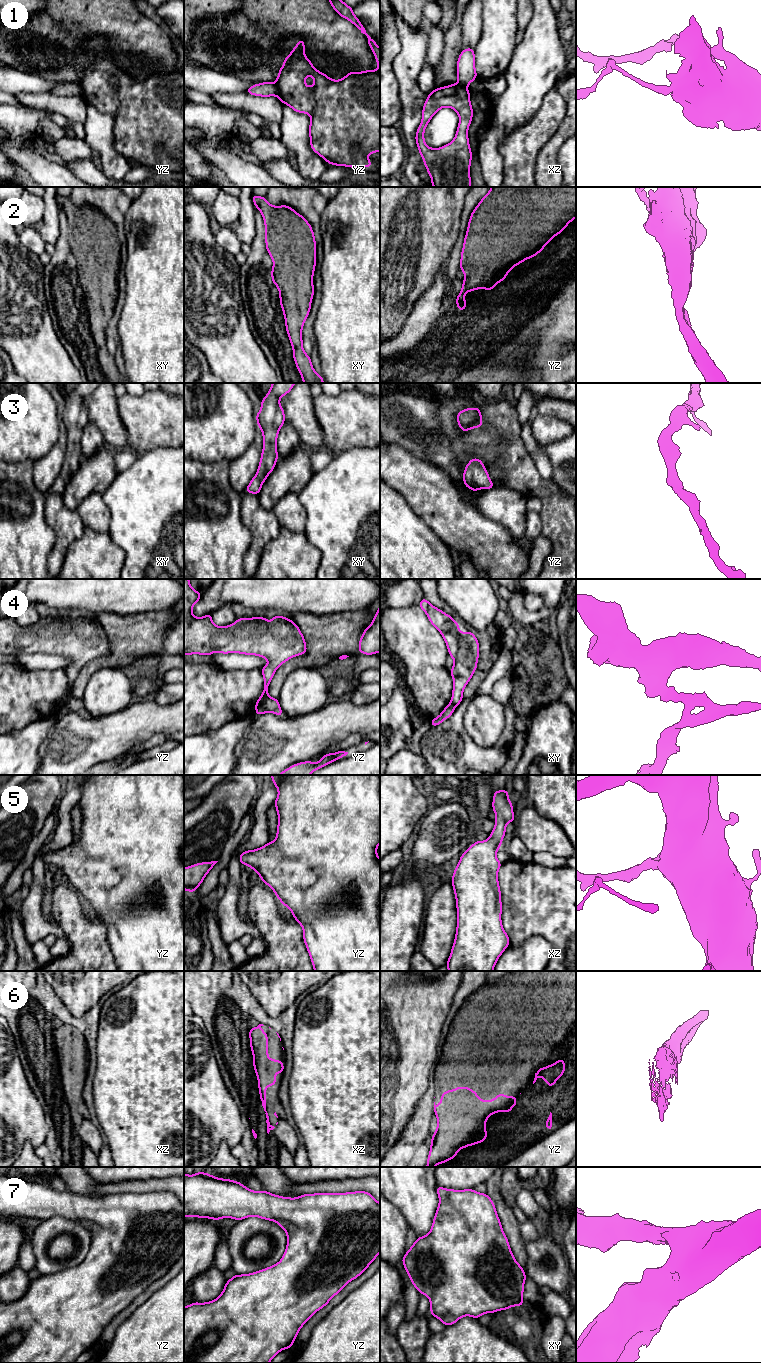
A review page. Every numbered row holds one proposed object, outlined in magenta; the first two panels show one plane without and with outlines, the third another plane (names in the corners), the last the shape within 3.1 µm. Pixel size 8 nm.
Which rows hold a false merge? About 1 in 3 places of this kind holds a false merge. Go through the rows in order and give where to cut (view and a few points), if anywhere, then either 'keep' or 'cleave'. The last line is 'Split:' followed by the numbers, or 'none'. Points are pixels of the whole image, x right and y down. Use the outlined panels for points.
1: yz (274, 83), (277, 95) | cleave
2: no cut | keep
3: no cut | keep
4: yz (268, 696), (256, 711) | cleave
5: no cut | keep
6: xz (260, 1097), (265, 1109) | cleave
7: no cut | keep
Split: 1, 4, 6

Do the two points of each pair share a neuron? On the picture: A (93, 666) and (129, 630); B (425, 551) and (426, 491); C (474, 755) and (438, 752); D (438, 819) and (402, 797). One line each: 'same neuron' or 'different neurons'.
A: same neuron
B: different neurons
C: same neuron
D: different neurons

